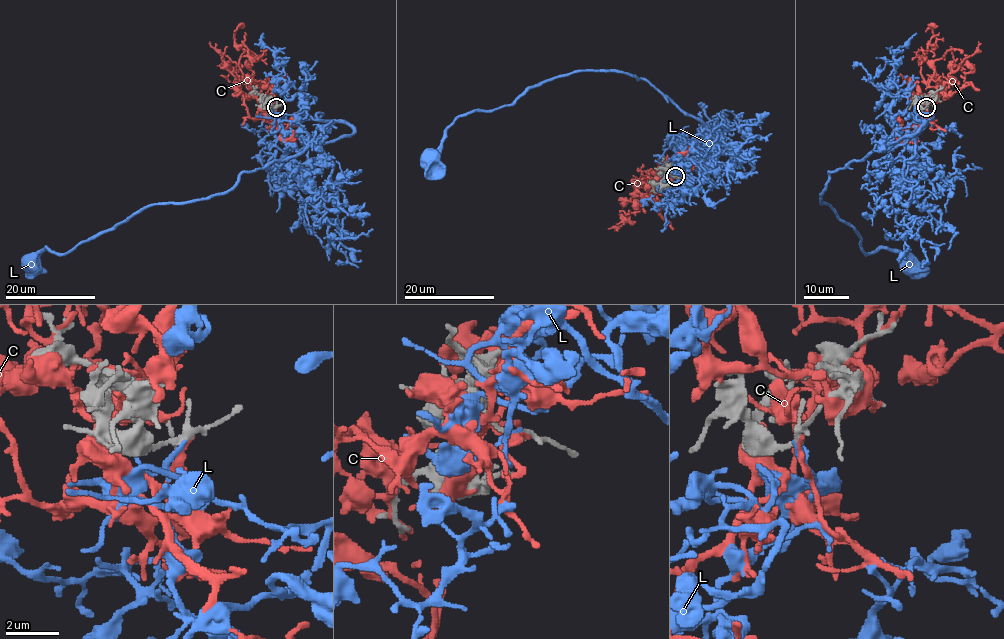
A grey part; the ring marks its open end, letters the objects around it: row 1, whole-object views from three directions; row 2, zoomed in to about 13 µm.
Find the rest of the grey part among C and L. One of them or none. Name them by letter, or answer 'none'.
L

